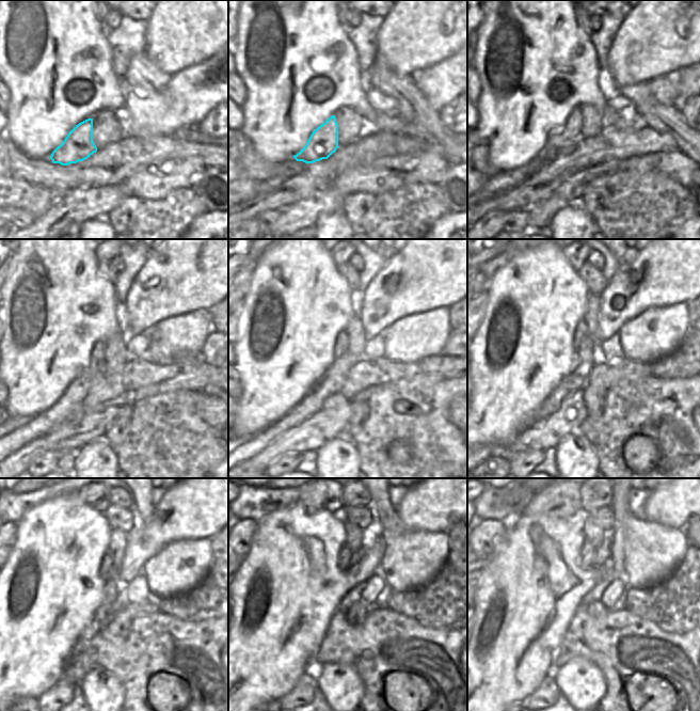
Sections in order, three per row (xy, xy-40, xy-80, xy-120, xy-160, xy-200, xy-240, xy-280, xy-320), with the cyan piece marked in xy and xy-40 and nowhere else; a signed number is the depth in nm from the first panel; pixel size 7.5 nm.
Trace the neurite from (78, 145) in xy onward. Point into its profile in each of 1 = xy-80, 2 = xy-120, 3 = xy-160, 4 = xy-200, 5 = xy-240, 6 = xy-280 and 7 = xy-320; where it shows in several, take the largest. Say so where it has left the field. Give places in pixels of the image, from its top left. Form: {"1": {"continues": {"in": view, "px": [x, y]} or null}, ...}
{"1": {"continues": {"in": "xy-80", "px": [562, 140]}}, "2": {"continues": {"in": "xy-120", "px": [79, 389]}}, "3": {"continues": {"in": "xy-160", "px": [331, 382]}}, "4": {"continues": {"in": "xy-200", "px": [587, 354]}}, "5": {"continues": {"in": "xy-240", "px": [111, 602]}}, "6": {"continues": {"in": "xy-280", "px": [346, 555]}}, "7": {"continues": {"in": "xy-320", "px": [587, 552]}}}

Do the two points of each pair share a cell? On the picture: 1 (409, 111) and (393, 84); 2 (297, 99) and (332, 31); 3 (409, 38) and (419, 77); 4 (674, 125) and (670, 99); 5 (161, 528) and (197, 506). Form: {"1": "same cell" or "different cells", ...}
{"1": "same cell", "2": "same cell", "3": "different cells", "4": "different cells", "5": "same cell"}

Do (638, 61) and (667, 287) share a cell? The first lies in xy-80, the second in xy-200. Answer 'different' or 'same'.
same

